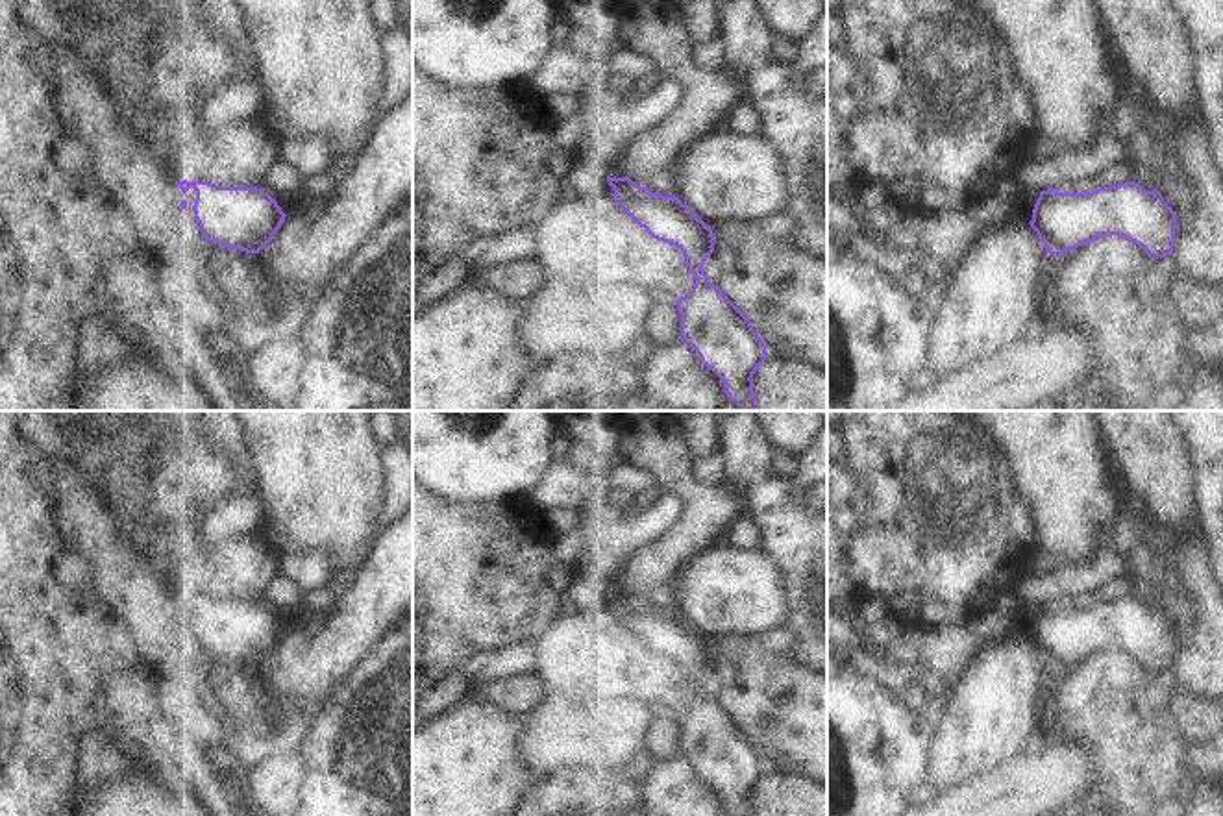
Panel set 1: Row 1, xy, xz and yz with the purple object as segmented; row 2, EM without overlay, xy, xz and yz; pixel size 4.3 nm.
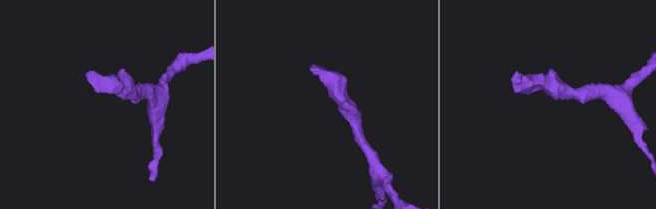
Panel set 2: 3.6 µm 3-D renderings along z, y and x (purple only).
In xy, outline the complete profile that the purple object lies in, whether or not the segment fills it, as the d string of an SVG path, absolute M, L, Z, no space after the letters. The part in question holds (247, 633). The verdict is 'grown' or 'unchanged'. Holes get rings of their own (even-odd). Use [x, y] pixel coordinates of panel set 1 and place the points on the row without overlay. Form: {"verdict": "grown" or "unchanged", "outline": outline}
{"verdict": "unchanged", "outline": "M176 596L196 605L194 633L205 655L229 664L259 668L285 635L278 616L257 601L218 601L209 596Z"}

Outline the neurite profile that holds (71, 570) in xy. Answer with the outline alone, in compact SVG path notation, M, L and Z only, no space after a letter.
M70 551L59 553L56 561L56 577L61 585L76 590L91 587L85 563Z

